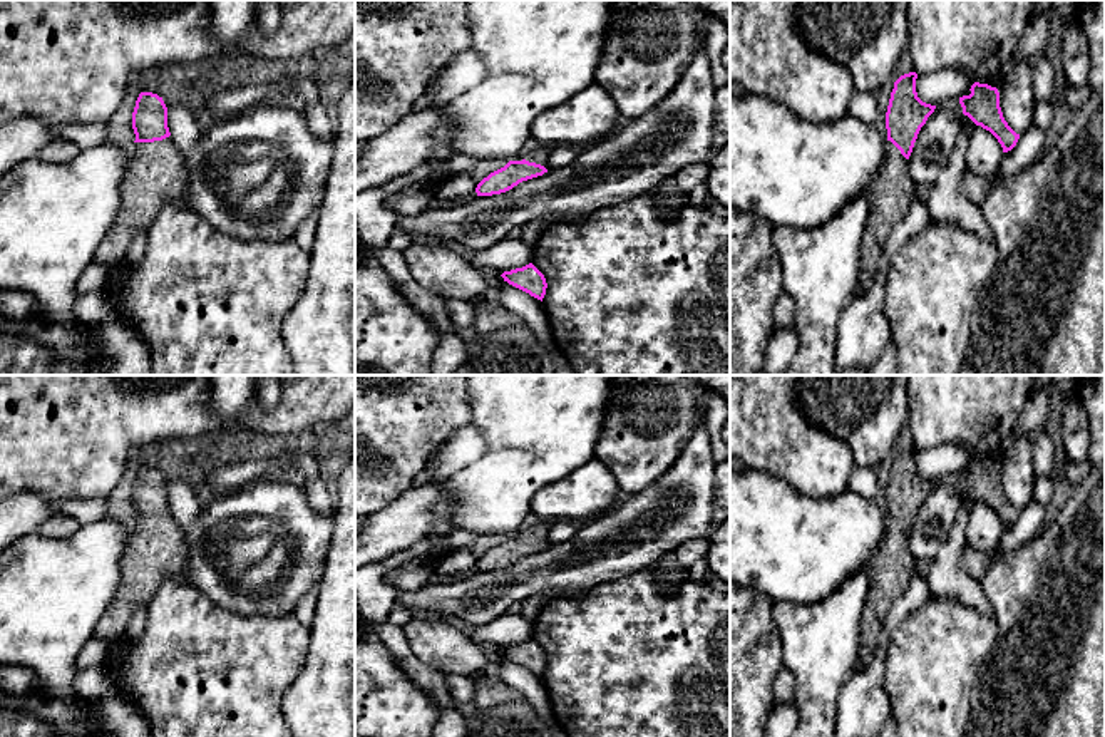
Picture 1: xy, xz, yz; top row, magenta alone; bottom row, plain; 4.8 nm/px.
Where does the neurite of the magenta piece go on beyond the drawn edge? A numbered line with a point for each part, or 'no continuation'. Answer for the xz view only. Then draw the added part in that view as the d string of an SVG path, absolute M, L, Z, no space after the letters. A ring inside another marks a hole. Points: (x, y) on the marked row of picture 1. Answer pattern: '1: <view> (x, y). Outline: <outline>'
1: xz (539, 156). Outline: M542 147L542 149L531 151L527 154L517 154L512 161L526 159L529 162L541 164L549 171L549 152L551 152L551 149Z

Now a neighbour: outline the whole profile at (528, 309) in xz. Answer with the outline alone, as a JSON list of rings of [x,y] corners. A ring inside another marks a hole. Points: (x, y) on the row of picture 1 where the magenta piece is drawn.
[[[501,276],[501,305],[509,312],[517,315],[527,328],[534,332],[534,335],[549,347],[554,345],[552,330],[547,320],[547,315],[542,308],[541,300],[531,296],[529,293],[509,285]]]

